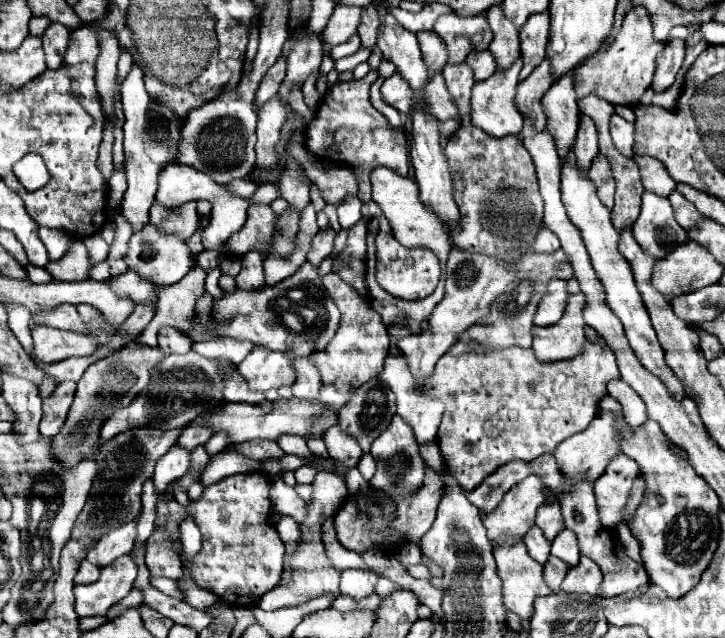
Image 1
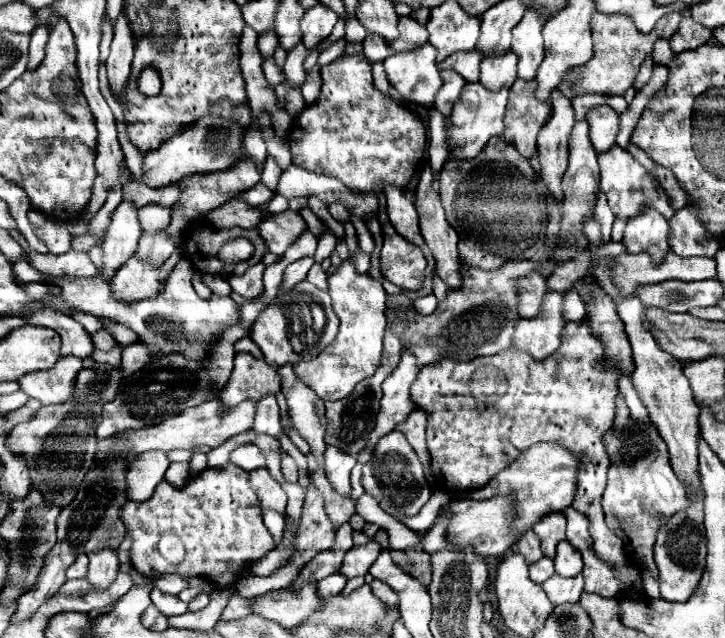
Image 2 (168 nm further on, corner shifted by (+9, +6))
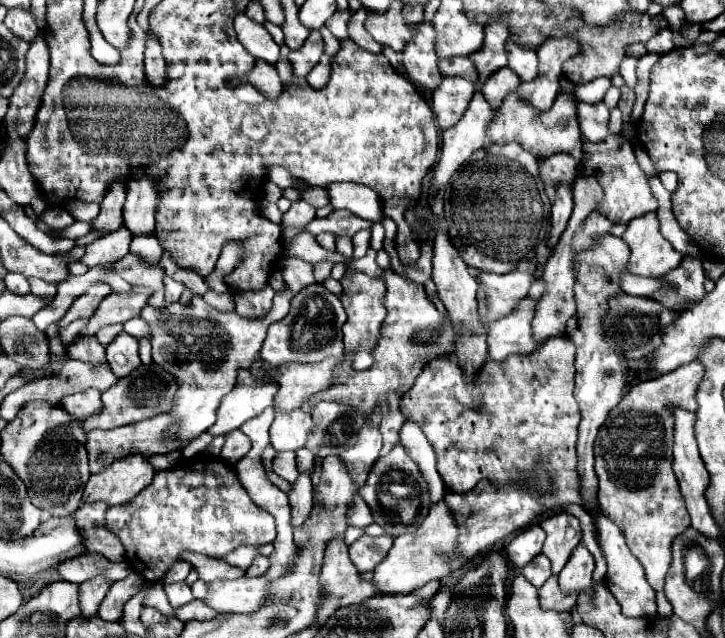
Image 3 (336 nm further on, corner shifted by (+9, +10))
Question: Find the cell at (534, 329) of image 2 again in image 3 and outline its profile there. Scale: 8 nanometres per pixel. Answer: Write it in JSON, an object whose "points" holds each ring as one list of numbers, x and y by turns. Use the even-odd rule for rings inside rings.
{"points":[[527,298,523,300,523,304,519,304,519,312,491,322,491,336,487,336,491,360,503,362,511,354,531,354,537,350,539,342,531,332,535,306,537,302,533,298]]}

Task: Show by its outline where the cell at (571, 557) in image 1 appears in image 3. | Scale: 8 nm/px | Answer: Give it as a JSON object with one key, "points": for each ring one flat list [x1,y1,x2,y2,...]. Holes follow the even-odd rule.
{"points":[[577,546,567,560,565,568,559,572,559,584,561,590,567,594,581,594,591,592,593,586,593,556,587,552,585,546]]}

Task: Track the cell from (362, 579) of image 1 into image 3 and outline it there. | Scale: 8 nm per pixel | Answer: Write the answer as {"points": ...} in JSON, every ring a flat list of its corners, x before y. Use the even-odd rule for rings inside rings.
{"points":[[363,534,349,546,349,556,359,574,363,572,373,572,375,566,387,556,391,550,393,538,391,536,367,536]]}

